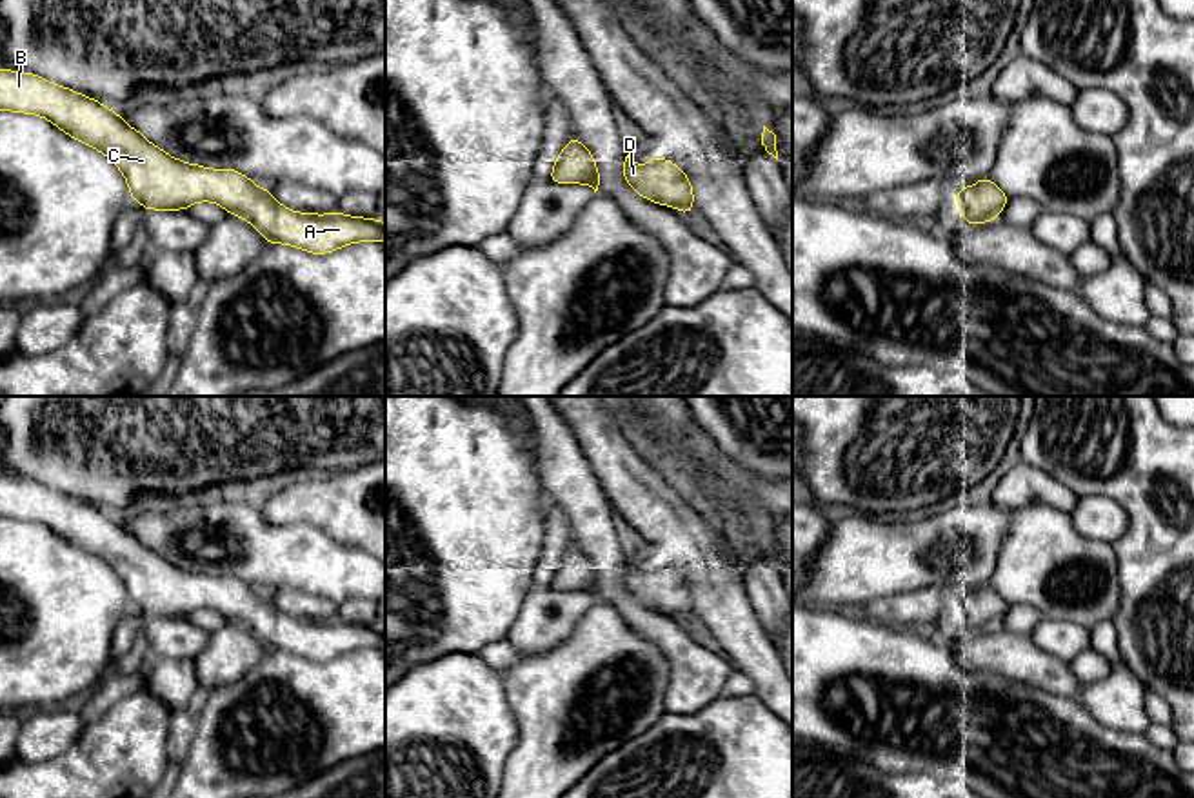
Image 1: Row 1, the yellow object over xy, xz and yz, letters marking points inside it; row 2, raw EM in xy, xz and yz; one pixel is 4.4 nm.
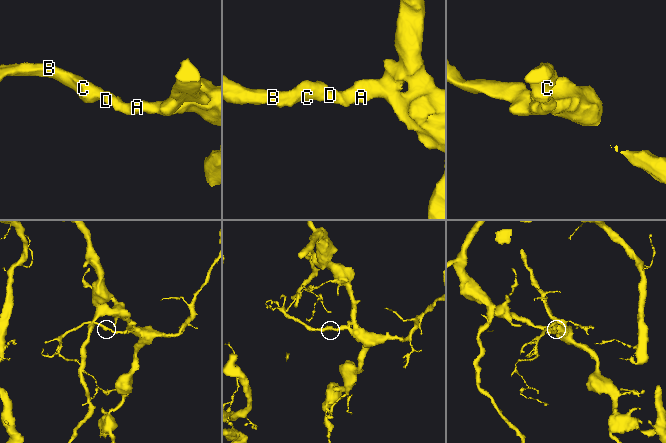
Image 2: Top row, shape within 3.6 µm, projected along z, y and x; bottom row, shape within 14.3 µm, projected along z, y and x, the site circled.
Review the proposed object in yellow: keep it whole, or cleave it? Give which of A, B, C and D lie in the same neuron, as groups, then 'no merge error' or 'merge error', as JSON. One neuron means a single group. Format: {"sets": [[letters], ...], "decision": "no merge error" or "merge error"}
{"sets": [["A", "B", "C", "D"]], "decision": "no merge error"}

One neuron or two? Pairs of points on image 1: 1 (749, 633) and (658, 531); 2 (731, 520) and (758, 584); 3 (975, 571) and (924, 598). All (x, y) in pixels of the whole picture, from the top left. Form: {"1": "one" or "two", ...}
{"1": "one", "2": "one", "3": "two"}

